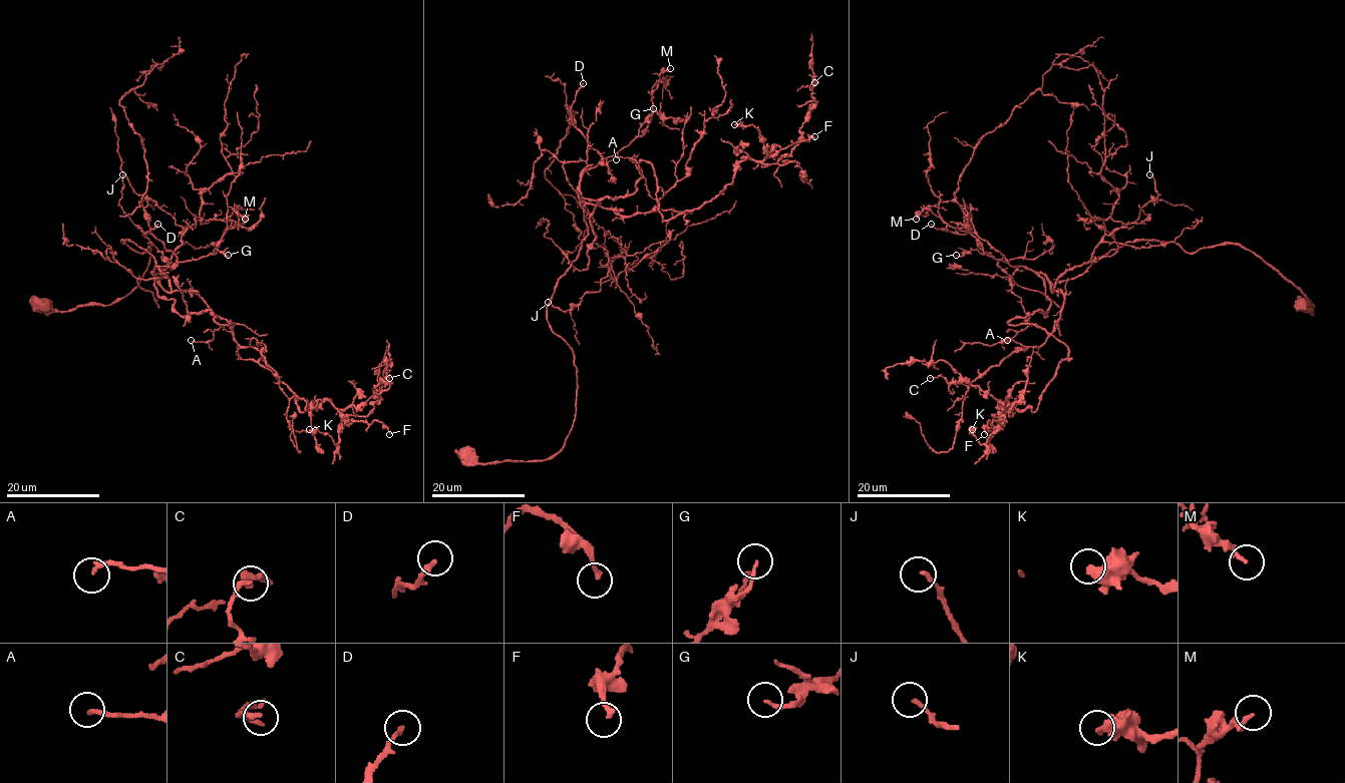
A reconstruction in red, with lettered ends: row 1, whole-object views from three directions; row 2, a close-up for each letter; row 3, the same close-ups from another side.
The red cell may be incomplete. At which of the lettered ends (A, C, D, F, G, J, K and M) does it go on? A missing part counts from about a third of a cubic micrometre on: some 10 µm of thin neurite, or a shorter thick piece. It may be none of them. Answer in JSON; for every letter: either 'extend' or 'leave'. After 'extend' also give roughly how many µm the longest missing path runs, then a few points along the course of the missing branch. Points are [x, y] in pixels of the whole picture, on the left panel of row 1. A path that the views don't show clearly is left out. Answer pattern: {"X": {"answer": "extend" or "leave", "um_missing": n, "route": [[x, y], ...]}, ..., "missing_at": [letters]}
{"A": {"answer": "leave"}, "C": {"answer": "leave"}, "D": {"answer": "leave"}, "F": {"answer": "leave"}, "G": {"answer": "leave"}, "J": {"answer": "leave"}, "K": {"answer": "leave"}, "M": {"answer": "leave"}, "missing_at": []}

